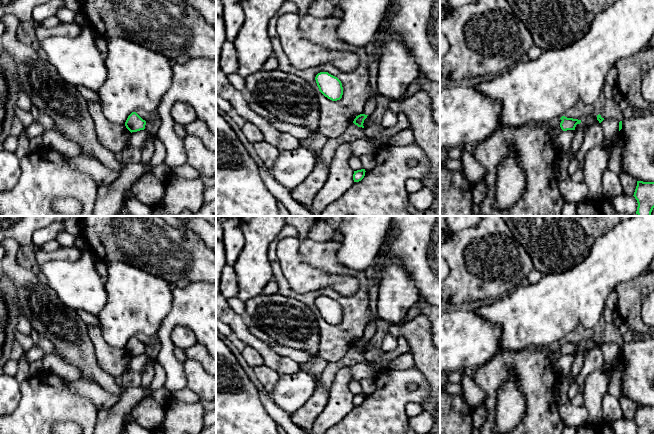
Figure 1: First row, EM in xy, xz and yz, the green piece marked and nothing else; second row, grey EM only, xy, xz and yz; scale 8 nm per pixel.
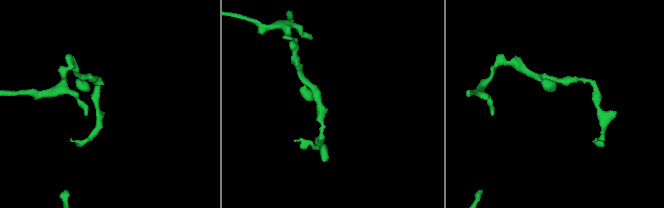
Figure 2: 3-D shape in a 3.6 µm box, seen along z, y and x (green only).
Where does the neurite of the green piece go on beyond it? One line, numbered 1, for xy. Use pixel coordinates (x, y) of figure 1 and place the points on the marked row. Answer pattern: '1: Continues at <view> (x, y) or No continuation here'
1: No continuation here

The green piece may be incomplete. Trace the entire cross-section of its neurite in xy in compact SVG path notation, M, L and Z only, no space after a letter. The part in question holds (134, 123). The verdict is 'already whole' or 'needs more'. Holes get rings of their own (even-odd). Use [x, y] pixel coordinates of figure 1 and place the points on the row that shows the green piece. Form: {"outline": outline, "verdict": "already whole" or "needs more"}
{"outline": "M132 112L126 122L126 128L132 133L140 130L144 130L146 125L146 121L143 120L136 112Z", "verdict": "already whole"}

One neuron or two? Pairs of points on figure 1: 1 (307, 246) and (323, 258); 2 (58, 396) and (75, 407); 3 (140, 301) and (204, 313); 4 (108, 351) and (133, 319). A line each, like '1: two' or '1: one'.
1: one
2: one
3: two
4: two

